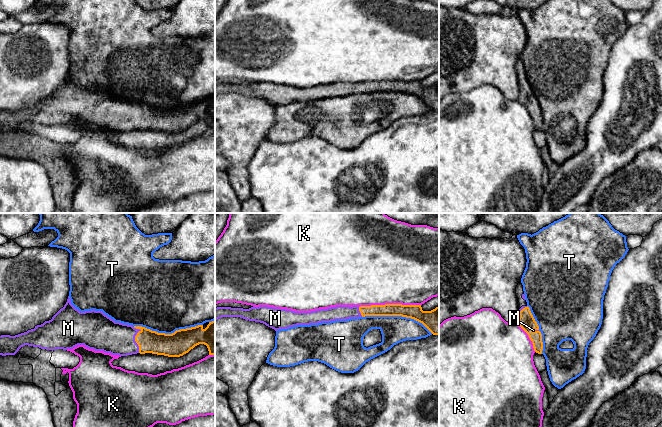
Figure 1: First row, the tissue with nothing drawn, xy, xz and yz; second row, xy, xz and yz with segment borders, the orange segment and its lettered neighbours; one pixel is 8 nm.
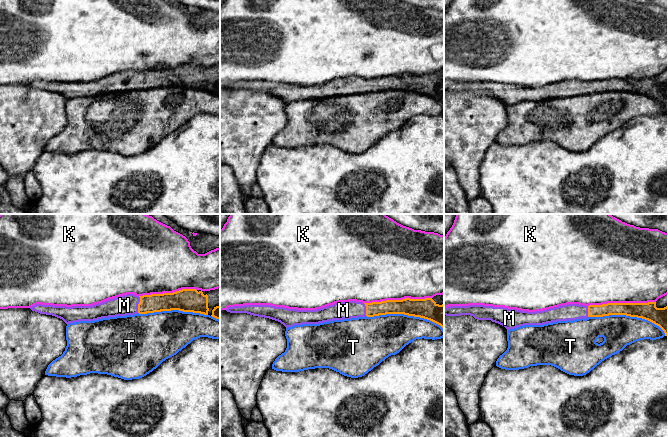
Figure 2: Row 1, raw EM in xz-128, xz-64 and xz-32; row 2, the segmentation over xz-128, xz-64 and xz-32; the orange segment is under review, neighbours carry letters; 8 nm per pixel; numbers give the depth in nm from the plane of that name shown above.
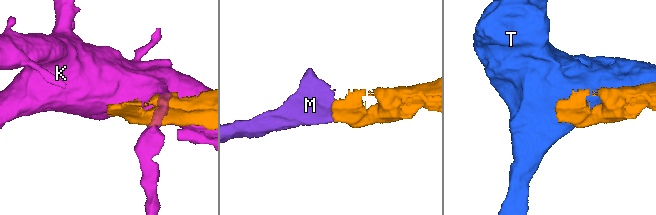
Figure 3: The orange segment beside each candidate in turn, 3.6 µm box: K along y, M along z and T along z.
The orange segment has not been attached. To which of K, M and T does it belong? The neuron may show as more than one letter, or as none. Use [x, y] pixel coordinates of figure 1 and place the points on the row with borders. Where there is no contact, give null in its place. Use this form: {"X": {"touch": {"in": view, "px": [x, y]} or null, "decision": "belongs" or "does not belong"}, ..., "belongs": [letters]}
{"K": {"touch": {"in": "xz", "px": [389, 304]}, "decision": "does not belong"}, "M": {"touch": {"in": "xy", "px": [135, 338]}, "decision": "belongs"}, "T": {"touch": {"in": "xz", "px": [397, 315]}, "decision": "does not belong"}, "belongs": ["M"]}

